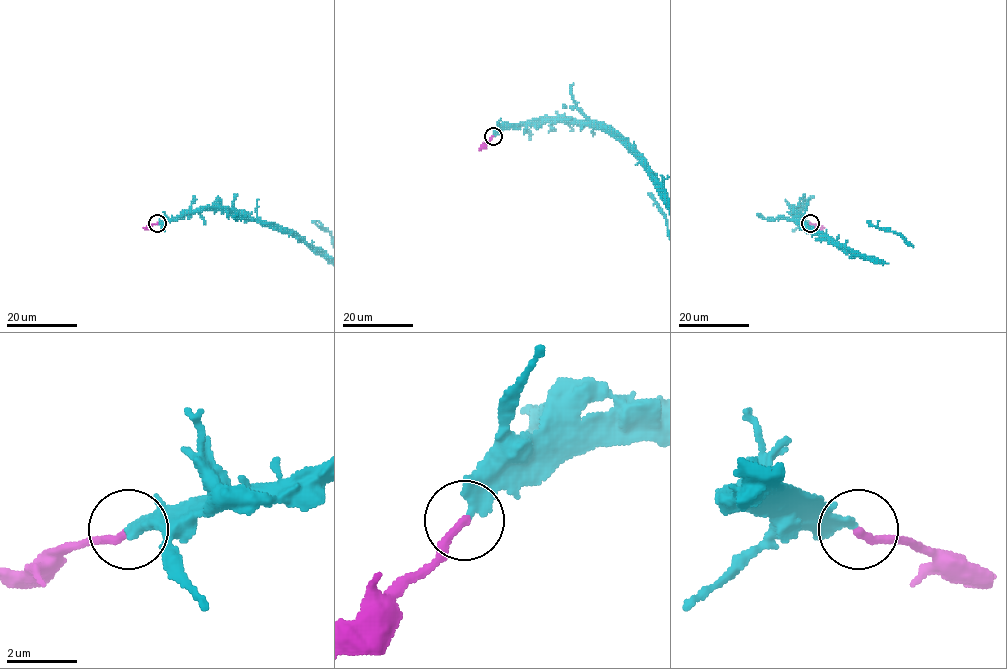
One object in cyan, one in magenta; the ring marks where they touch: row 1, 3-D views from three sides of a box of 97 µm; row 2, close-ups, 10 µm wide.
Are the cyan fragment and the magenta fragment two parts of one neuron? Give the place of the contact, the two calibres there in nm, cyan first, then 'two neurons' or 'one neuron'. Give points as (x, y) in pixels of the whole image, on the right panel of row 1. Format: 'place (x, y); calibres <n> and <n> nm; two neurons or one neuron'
place (810, 223); calibres 360 and 220 nm; two neurons

